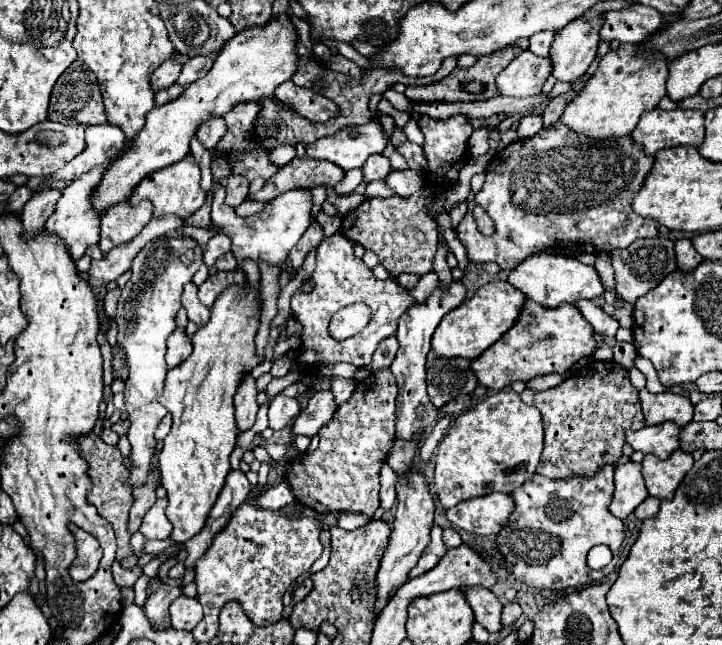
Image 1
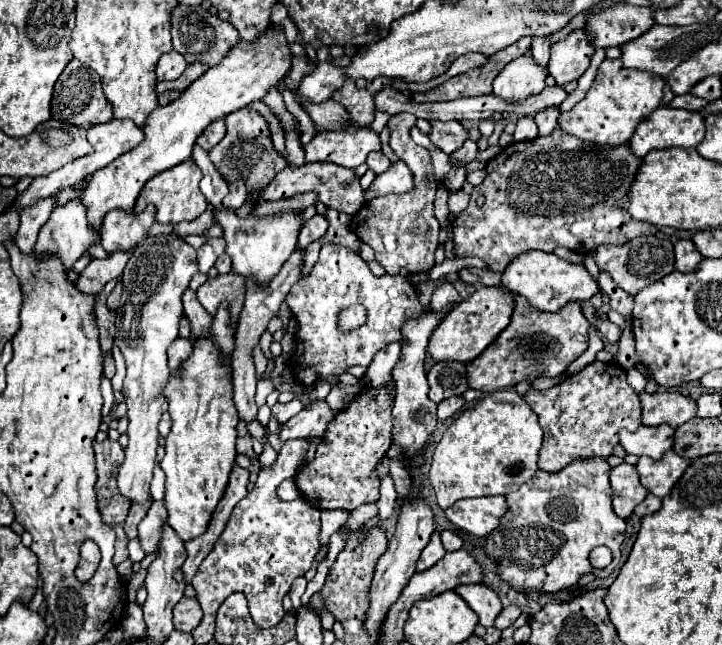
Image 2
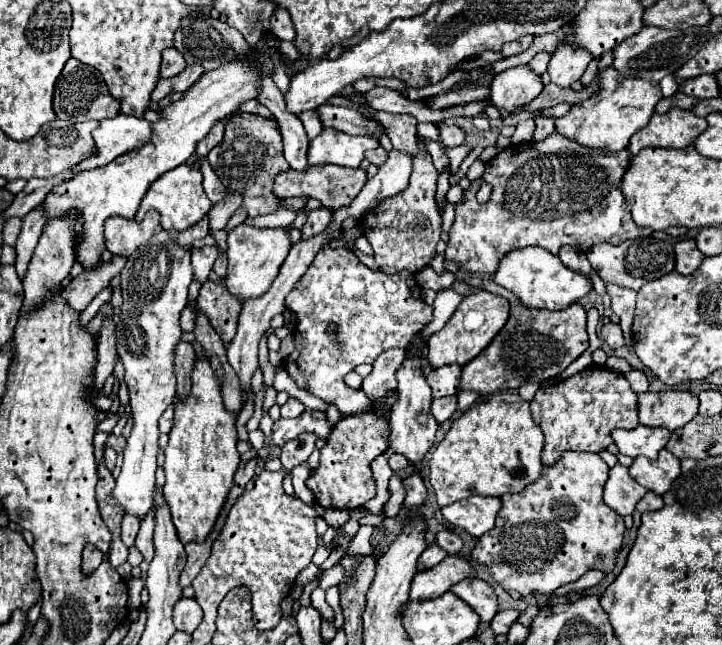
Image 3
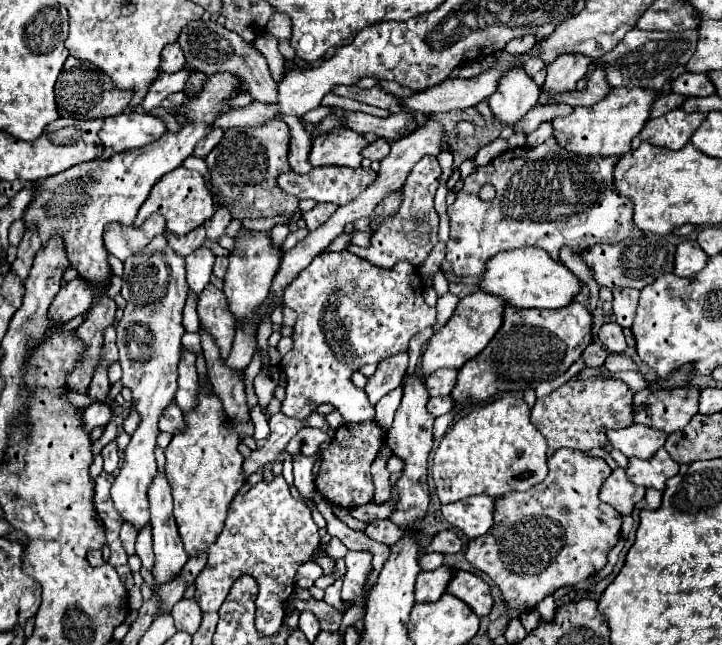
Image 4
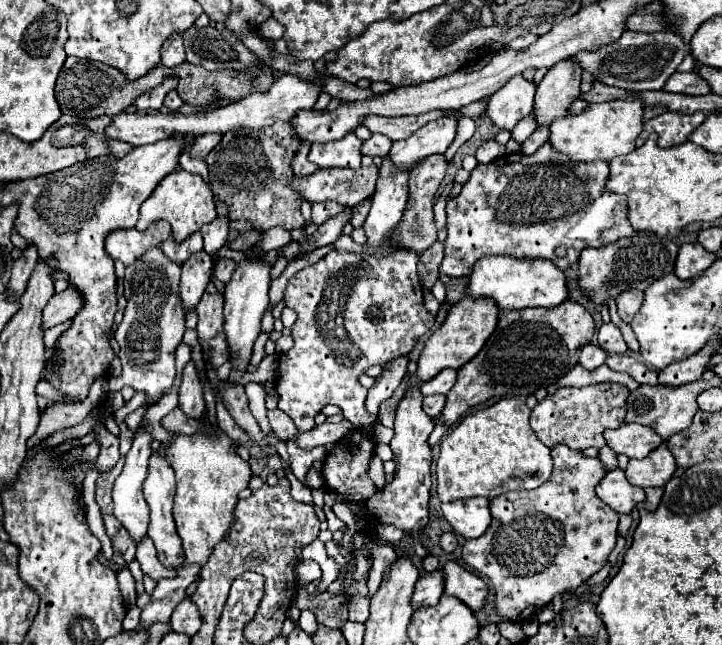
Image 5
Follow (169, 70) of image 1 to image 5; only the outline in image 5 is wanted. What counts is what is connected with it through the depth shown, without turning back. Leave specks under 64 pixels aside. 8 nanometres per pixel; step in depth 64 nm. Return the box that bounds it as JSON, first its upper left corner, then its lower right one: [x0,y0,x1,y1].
[162,32,184,68]

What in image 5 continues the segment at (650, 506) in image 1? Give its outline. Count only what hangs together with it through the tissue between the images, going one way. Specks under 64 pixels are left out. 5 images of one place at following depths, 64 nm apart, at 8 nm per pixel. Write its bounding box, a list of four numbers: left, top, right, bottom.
[646,488,662,510]

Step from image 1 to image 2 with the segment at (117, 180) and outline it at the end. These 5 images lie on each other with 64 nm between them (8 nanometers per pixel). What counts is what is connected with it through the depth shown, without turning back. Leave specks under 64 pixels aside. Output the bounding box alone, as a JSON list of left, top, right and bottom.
[56,26,290,230]

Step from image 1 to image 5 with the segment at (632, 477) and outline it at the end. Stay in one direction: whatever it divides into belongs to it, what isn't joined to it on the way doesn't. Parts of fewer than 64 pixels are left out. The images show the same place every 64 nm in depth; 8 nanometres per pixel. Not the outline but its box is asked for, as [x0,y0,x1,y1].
[596,468,646,514]

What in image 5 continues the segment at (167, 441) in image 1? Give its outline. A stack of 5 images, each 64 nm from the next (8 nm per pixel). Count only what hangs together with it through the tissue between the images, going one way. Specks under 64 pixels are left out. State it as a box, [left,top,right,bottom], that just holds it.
[170,434,252,566]

